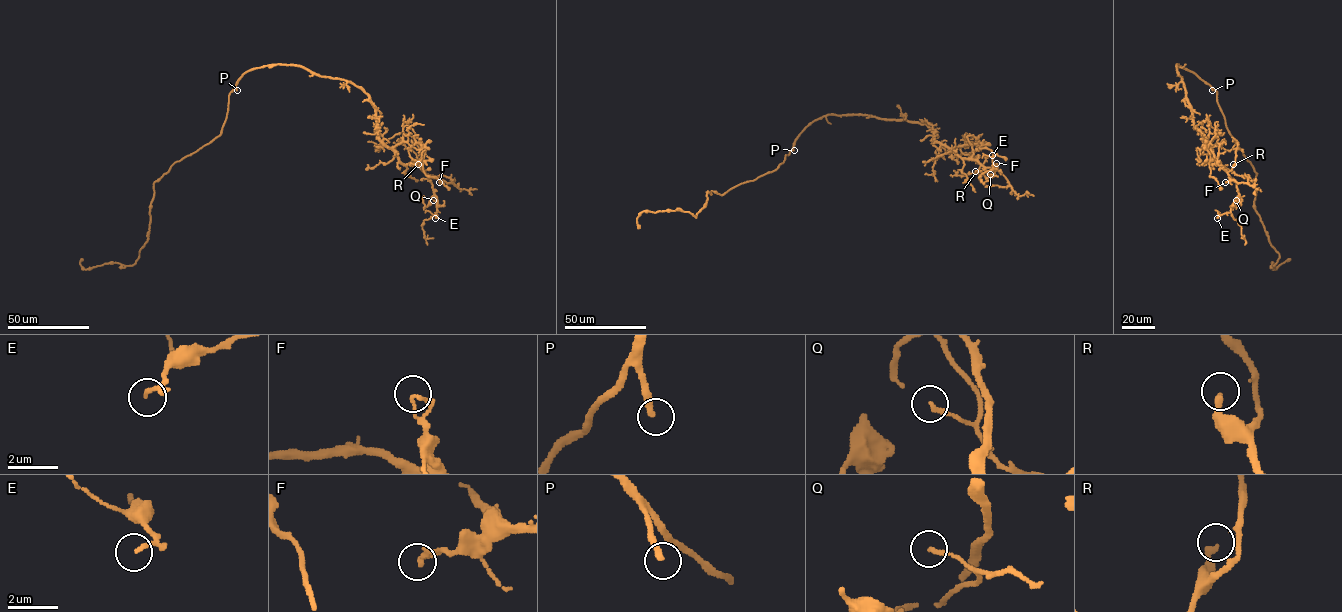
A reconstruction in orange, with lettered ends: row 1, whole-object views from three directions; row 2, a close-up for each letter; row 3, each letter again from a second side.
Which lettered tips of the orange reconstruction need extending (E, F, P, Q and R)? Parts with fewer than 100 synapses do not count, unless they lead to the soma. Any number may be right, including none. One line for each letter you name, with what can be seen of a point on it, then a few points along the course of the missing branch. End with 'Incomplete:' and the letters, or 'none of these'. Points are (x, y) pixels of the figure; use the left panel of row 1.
P: Place: (237, 90). Course of what is missing: (237, 90), (254, 131), (314, 165), (334, 239), (390, 259), (406, 258), (405, 249)
Incomplete: P

